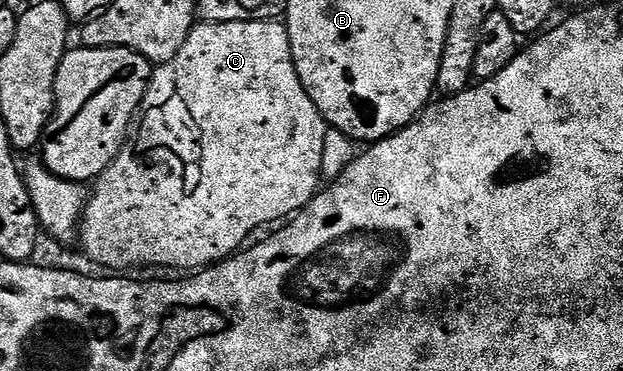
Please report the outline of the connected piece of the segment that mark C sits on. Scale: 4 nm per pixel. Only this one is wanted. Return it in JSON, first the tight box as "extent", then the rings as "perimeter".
{"extent":[76,19,327,270],"perimeter":[[[281,19],[223,24],[195,23],[194,29],[188,34],[188,42],[180,46],[180,54],[176,54],[176,58],[172,58],[167,64],[159,64],[153,69],[146,93],[138,107],[138,114],[134,117],[133,127],[126,137],[120,154],[116,154],[108,170],[104,170],[101,176],[93,181],[92,191],[86,201],[86,208],[82,211],[76,233],[77,243],[82,243],[83,254],[92,263],[103,264],[106,268],[201,270],[210,267],[211,264],[219,264],[220,261],[235,255],[257,228],[262,228],[265,224],[277,225],[279,222],[289,221],[294,213],[308,204],[313,196],[318,195],[320,191],[318,180],[323,179],[320,161],[324,154],[324,134],[327,127],[326,119],[322,117],[320,110],[316,110],[312,98],[308,98],[296,74],[292,46],[285,23]]]}

